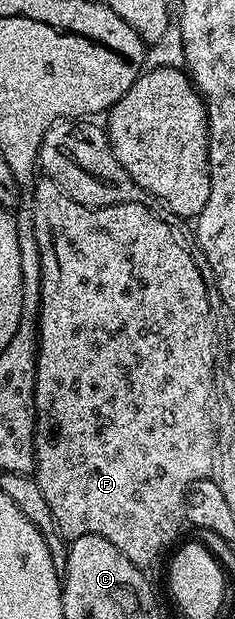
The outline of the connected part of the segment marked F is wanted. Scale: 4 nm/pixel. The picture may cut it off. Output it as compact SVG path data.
M44 175L37 180L36 190L32 193L32 210L34 211L34 235L38 235L38 251L42 255L42 291L40 292L40 315L38 318L38 340L36 342L36 434L34 435L36 468L34 476L38 487L42 487L42 495L46 495L46 504L50 506L50 515L54 515L56 530L59 531L65 542L71 543L82 535L102 535L102 539L110 539L110 543L114 543L114 547L118 547L118 551L122 551L122 555L126 555L126 559L130 559L130 563L141 567L149 567L148 565L154 564L164 552L167 554L177 544L176 536L179 535L180 528L185 528L186 525L184 519L184 496L187 495L189 487L196 481L205 480L214 469L212 417L208 414L208 408L212 405L212 394L214 394L212 379L209 376L212 359L212 345L210 343L212 331L207 325L207 302L204 299L204 288L208 286L209 282L206 277L200 274L200 269L196 266L195 259L184 250L183 243L172 234L171 227L158 214L151 213L151 208L148 205L118 203L117 205L103 205L95 209L89 205L78 203L73 197L67 197L58 185L55 185L47 175Z

